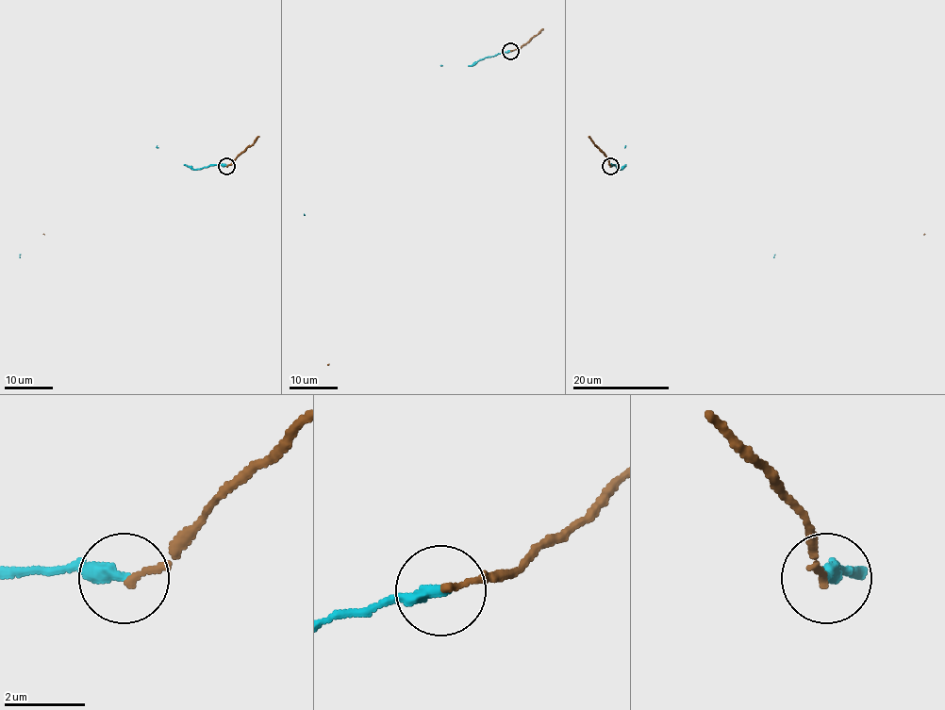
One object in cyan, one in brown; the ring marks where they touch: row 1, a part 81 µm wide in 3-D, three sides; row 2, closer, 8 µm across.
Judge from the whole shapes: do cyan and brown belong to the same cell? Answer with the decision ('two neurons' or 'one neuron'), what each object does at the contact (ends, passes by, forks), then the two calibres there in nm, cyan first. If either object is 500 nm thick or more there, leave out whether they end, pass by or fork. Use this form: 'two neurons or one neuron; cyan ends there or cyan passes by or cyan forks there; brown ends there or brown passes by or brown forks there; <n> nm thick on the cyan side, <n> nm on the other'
two neurons; cyan ends there; brown ends there; 320 nm thick on the cyan side, 150 nm on the other

